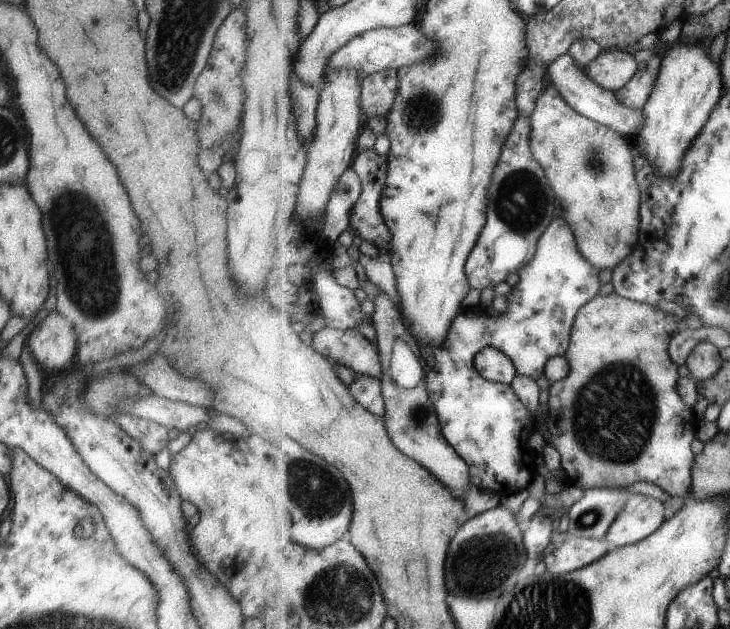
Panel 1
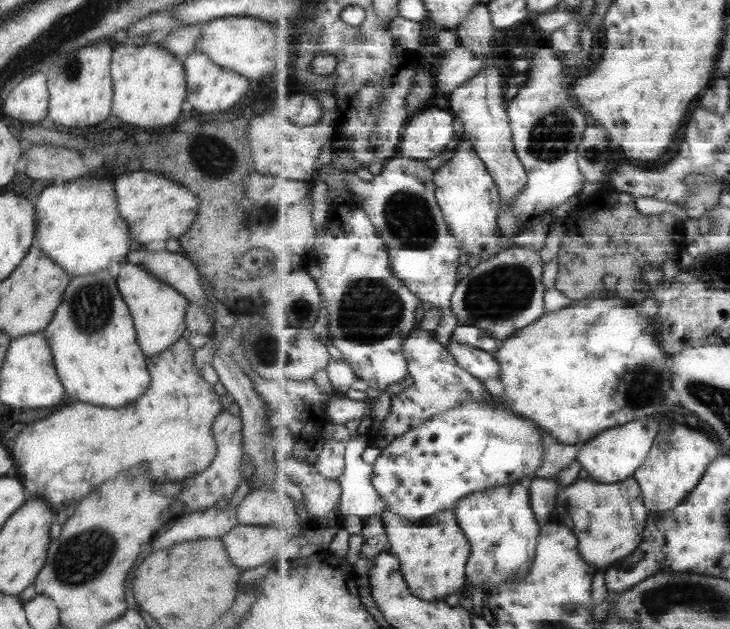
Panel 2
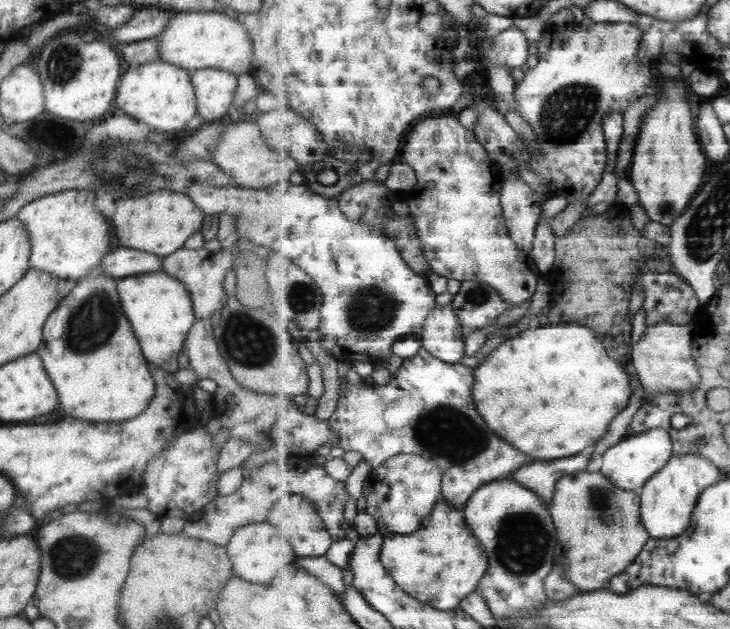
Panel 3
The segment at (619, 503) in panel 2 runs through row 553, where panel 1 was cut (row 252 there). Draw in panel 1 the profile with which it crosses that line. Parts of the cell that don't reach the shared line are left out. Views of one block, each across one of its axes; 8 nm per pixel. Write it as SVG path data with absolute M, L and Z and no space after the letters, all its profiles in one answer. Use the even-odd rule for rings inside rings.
M548 85L537 100L532 118L532 148L535 157L546 170L546 175L556 192L556 217L563 218L571 224L577 234L582 254L599 270L608 269L613 272L622 264L638 246L641 239L642 195L637 181L636 157L634 156L634 140L626 137L615 128L597 123L576 112L561 92ZM583 178L585 188L579 188L579 180ZM575 180L575 182L573 182ZM581 218L583 222L575 222Z

